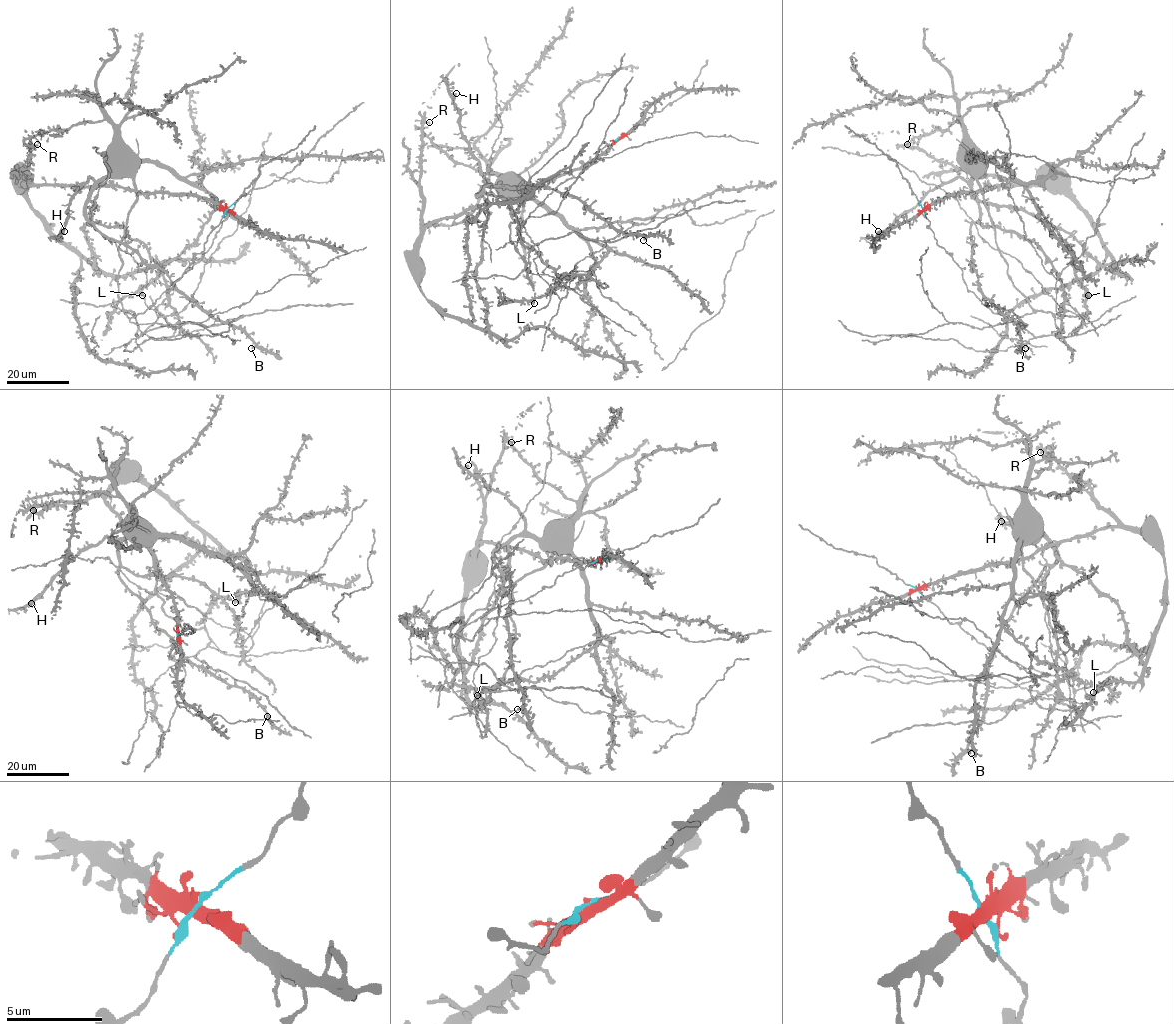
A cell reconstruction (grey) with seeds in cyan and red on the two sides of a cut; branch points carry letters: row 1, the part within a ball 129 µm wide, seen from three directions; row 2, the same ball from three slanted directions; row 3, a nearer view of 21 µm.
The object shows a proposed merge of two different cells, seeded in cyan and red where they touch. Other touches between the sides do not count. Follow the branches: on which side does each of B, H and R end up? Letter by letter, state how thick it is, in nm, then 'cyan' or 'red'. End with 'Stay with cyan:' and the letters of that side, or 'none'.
B: 400 nm thick; cyan
H: 440 nm thick; cyan
R: 360 nm thick; red
Stay with cyan: B, H

